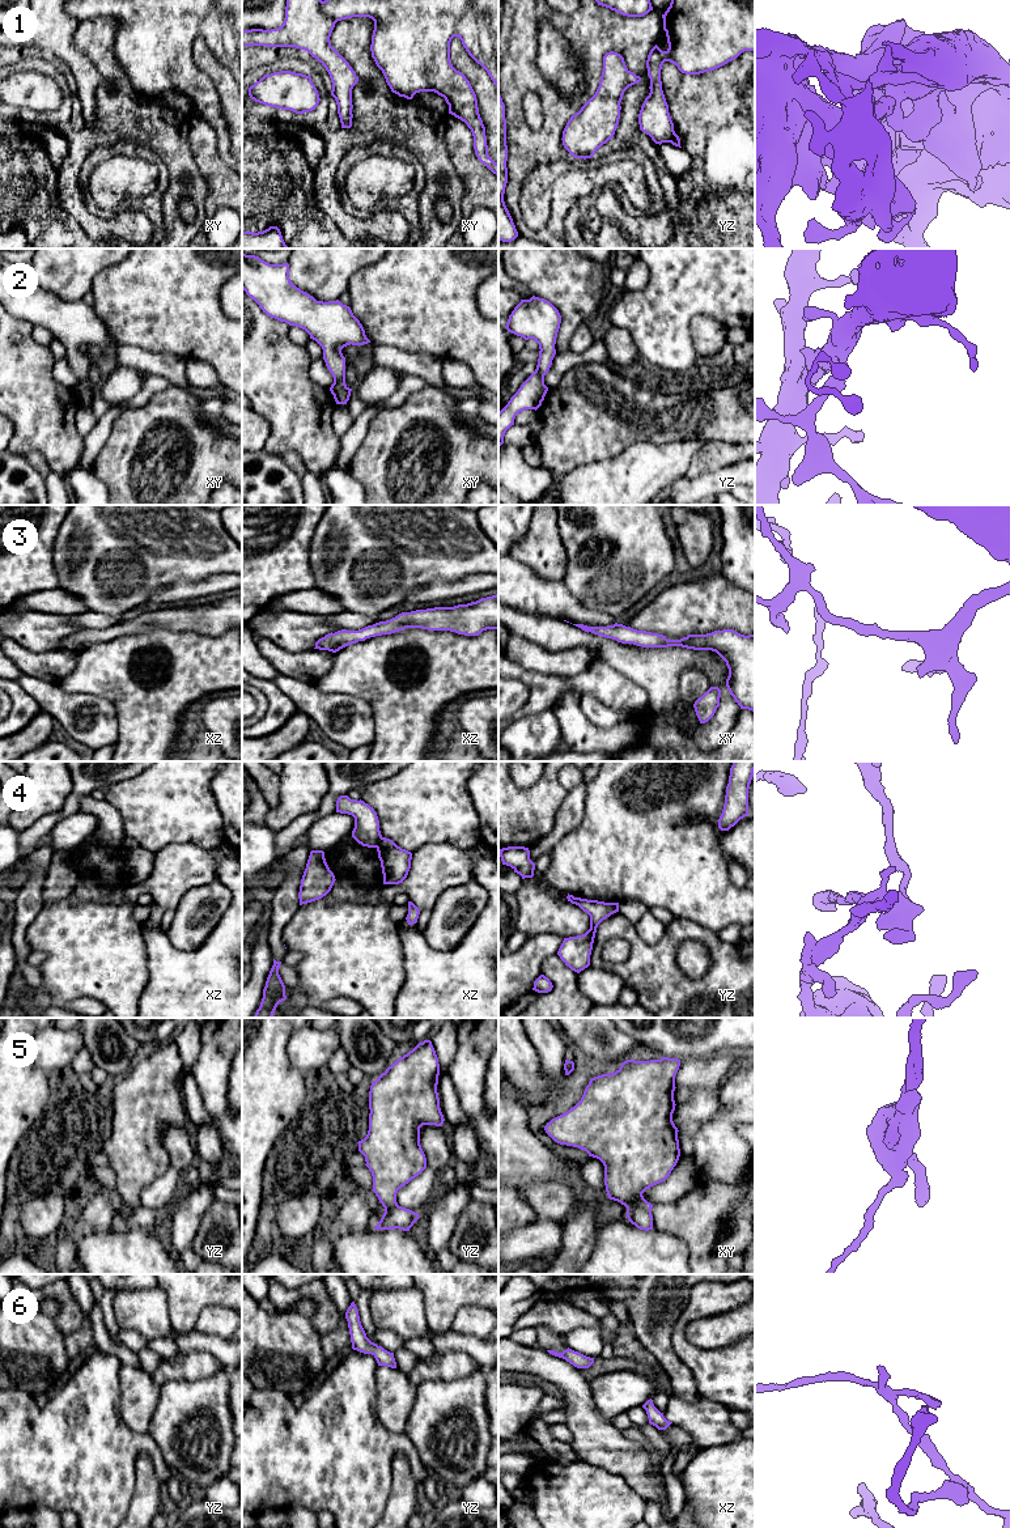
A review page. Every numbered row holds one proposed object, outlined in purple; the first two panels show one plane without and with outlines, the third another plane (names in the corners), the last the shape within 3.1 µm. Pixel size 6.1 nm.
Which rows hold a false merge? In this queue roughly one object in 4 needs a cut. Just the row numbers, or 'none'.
4, 5

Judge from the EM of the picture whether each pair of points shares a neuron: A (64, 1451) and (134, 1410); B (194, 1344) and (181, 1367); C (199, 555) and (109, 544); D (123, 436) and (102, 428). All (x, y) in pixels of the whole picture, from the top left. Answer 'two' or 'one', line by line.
A: two
B: two
C: one
D: two

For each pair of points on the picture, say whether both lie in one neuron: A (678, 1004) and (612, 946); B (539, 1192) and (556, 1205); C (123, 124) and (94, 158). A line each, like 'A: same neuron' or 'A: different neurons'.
A: different neurons
B: same neuron
C: different neurons

